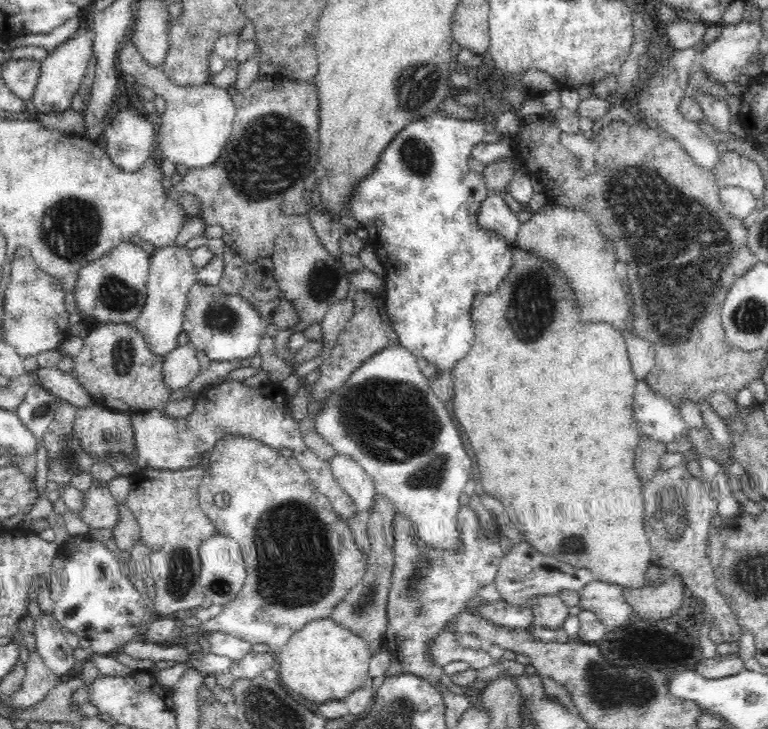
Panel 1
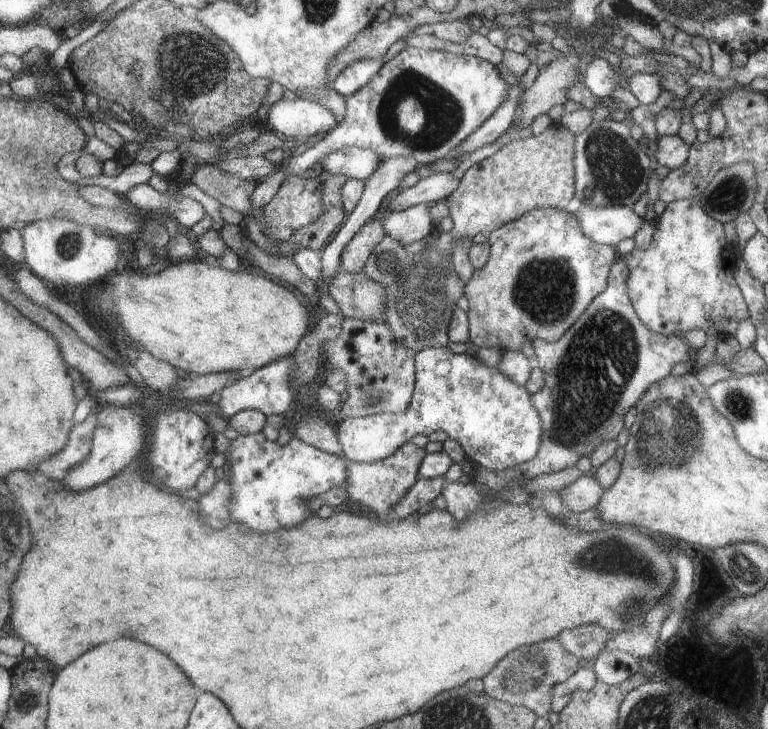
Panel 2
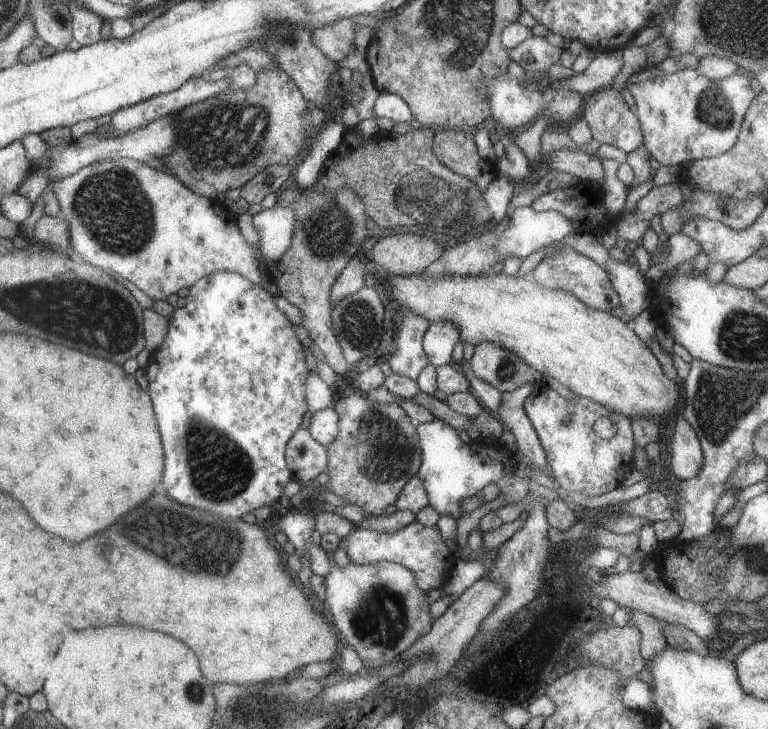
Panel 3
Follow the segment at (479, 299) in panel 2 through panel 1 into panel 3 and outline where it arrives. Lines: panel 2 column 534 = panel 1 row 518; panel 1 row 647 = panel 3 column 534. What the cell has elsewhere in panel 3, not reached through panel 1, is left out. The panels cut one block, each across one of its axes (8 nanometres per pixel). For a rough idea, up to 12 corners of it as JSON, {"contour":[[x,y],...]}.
{"contour":[[558,242],[530,272],[596,311],[621,304],[604,267]]}

